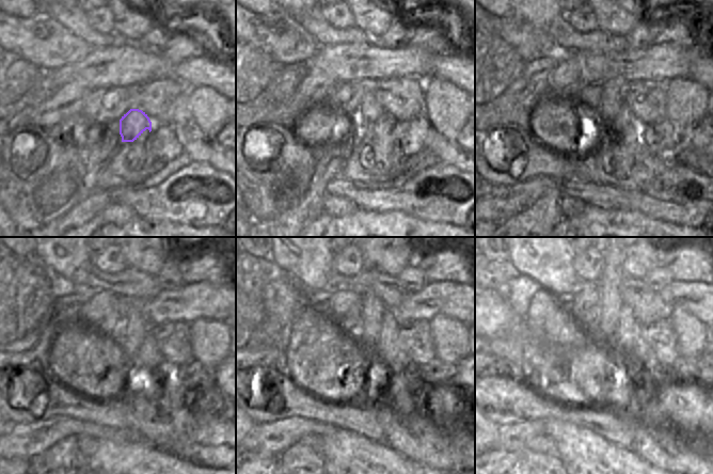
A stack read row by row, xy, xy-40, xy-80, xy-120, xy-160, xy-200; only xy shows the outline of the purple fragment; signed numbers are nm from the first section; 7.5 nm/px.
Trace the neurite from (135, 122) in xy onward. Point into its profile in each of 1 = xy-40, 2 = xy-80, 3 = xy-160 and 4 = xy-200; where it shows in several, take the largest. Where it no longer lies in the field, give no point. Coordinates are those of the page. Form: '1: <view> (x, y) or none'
1: xy-40 (369, 110)
2: xy-80 (612, 100)
3: xy-160 (373, 309)
4: xy-200 (612, 275)

